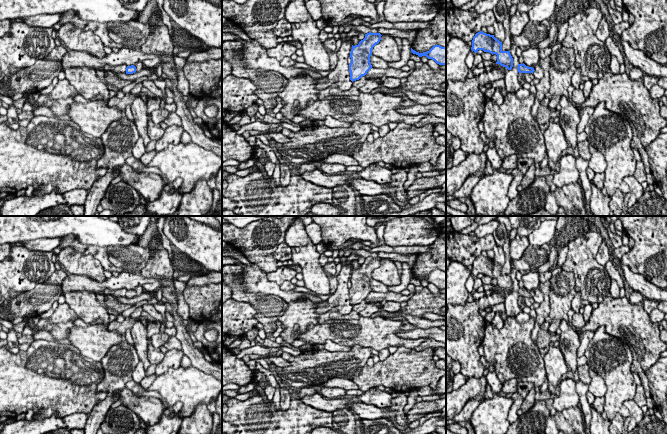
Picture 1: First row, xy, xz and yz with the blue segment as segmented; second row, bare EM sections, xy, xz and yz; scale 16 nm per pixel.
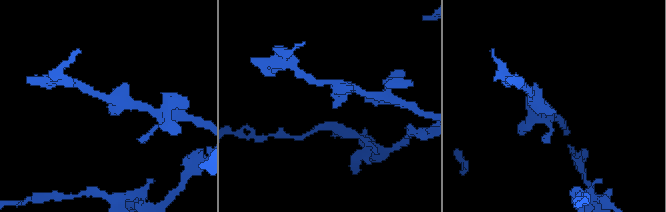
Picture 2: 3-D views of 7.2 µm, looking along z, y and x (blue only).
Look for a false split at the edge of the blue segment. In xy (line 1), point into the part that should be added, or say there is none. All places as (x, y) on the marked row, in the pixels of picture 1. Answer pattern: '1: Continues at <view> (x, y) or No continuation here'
1: No continuation here

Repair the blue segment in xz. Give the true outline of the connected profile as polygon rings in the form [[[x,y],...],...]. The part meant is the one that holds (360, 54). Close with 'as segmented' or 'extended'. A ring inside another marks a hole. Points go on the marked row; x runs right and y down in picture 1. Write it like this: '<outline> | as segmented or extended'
[[[367,33],[365,38],[358,45],[353,46],[350,53],[351,63],[349,64],[350,80],[359,80],[365,76],[372,68],[370,56],[372,55],[373,47],[381,40],[380,33]]] | as segmented

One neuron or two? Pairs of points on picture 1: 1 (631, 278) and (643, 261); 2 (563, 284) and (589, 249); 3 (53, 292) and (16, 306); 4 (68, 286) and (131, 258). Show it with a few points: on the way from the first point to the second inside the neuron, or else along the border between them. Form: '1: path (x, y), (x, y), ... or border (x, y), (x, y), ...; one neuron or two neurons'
1: border (621, 260), (633, 272), (642, 274), (655, 285); two neurons
2: border (562, 269), (574, 274), (576, 292); two neurons
3: path (44, 295), (39, 300), (25, 305); one neuron
4: border (124, 270), (133, 273); two neurons

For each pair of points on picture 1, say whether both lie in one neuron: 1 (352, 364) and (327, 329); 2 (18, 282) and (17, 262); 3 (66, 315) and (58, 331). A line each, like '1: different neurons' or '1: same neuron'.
1: different neurons
2: same neuron
3: same neuron

